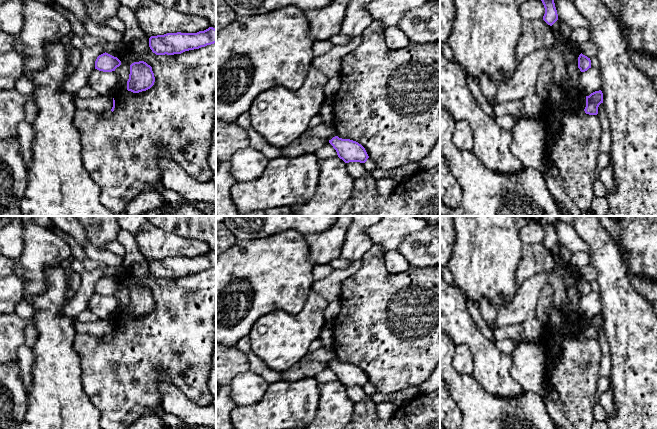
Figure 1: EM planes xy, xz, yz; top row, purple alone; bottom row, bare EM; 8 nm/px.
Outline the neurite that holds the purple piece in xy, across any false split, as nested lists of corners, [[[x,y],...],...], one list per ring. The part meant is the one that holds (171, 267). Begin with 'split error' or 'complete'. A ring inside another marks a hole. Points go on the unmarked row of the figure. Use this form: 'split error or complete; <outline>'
complete; [[[209,251],[197,257],[167,257],[151,260],[149,271],[156,279],[174,279],[216,267],[216,253]]]

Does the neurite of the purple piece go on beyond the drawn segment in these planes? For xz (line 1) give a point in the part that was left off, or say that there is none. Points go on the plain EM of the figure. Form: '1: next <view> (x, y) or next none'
1: next none

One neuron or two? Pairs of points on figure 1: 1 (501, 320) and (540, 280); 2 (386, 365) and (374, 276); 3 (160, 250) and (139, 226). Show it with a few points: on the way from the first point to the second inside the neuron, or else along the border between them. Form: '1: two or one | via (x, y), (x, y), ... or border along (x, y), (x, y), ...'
1: one | via (511, 310), (530, 290)
2: one | via (380, 343), (380, 311), (374, 303), (374, 298)
3: one | via (155, 244), (144, 232)

